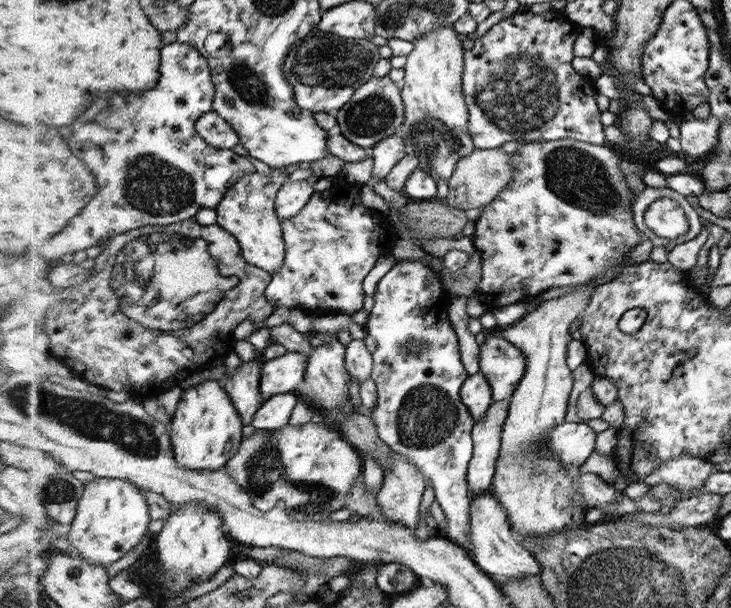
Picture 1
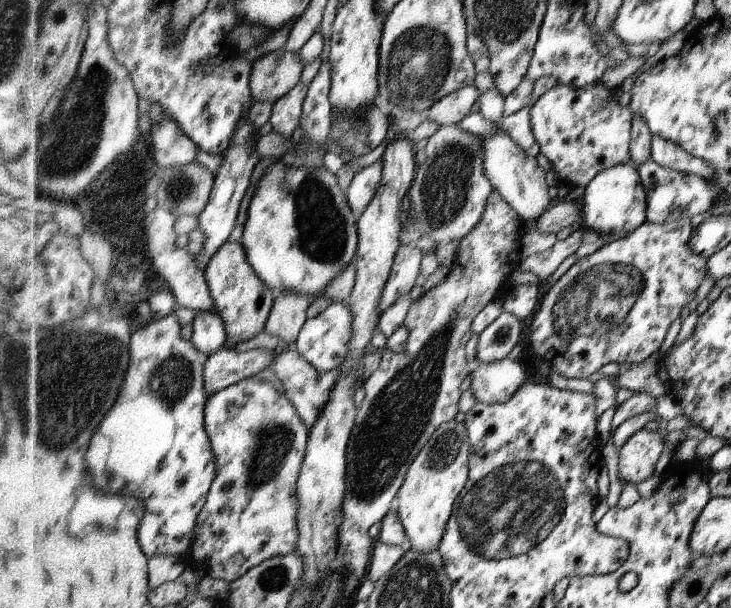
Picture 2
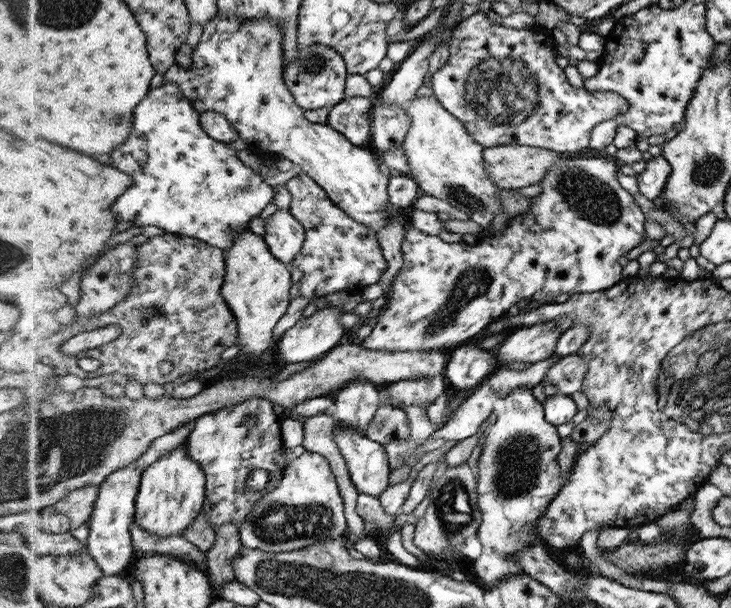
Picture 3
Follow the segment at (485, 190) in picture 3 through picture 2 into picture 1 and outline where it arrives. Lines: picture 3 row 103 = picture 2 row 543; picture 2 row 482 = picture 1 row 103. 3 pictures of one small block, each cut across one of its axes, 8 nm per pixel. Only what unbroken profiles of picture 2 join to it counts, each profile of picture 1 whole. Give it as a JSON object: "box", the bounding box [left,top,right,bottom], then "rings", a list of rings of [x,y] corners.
{"box":[399,26,476,181],"rings":[[[439,26],[412,42],[414,51],[406,57],[403,67],[404,86],[400,89],[406,120],[399,133],[406,151],[418,158],[420,170],[436,181],[440,178],[448,181],[459,160],[476,149],[469,133],[469,112],[462,92],[464,48],[452,26]]]}

